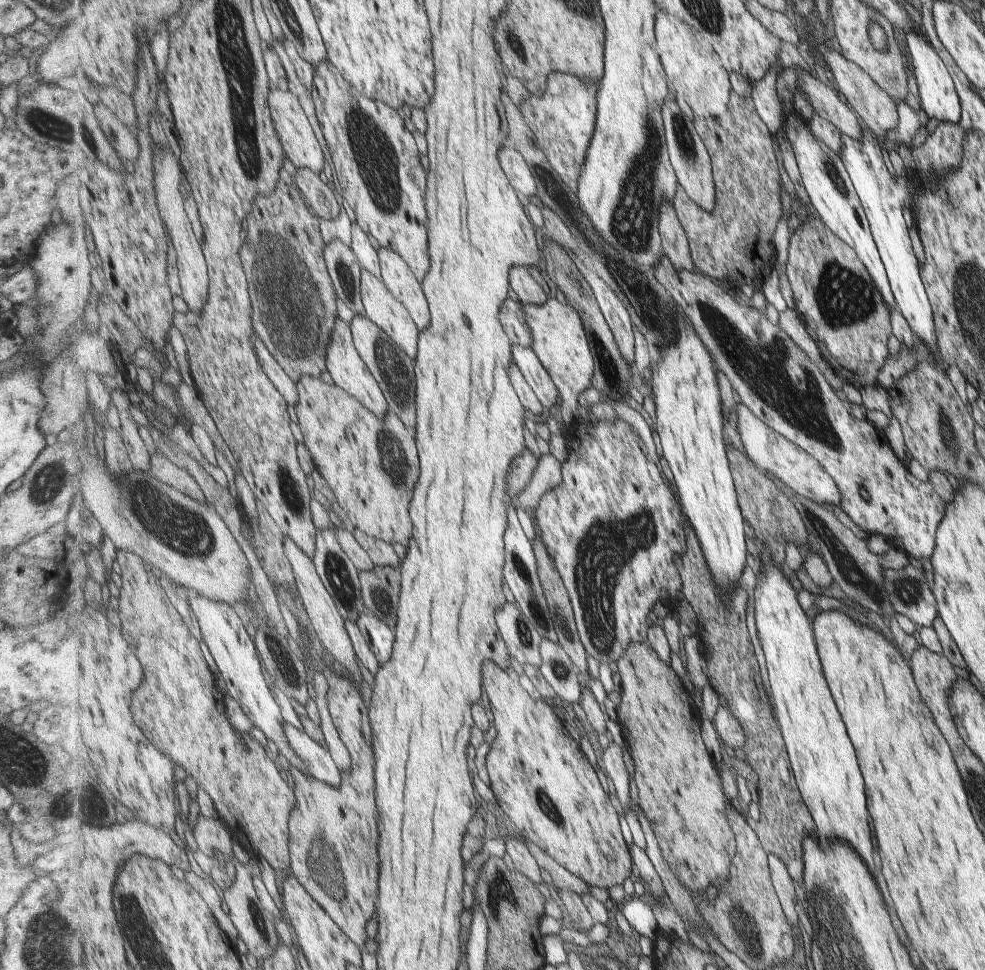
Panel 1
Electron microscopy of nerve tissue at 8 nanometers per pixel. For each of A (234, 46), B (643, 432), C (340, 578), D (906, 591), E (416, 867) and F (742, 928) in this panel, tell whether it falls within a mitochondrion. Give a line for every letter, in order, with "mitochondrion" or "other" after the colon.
A: mitochondrion
B: other
C: mitochondrion
D: mitochondrion
E: other
F: mitochondrion

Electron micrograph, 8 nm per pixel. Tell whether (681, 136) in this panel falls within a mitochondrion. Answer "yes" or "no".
yes

